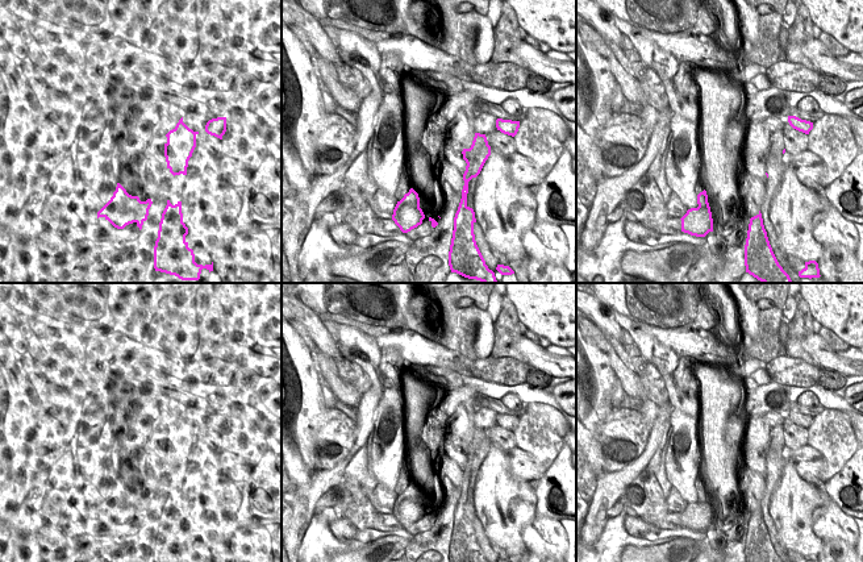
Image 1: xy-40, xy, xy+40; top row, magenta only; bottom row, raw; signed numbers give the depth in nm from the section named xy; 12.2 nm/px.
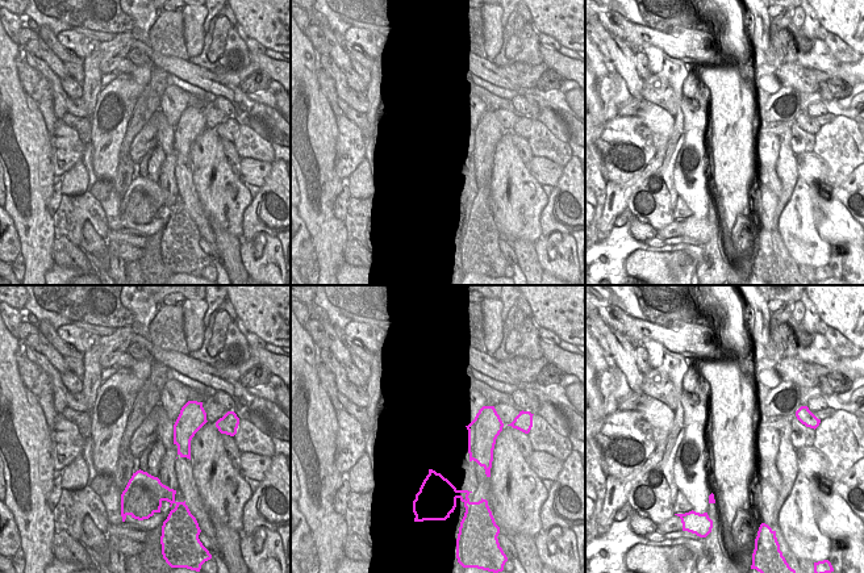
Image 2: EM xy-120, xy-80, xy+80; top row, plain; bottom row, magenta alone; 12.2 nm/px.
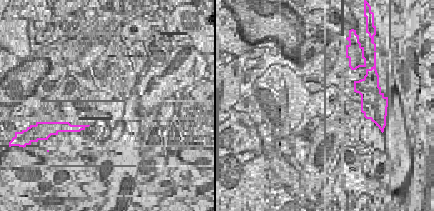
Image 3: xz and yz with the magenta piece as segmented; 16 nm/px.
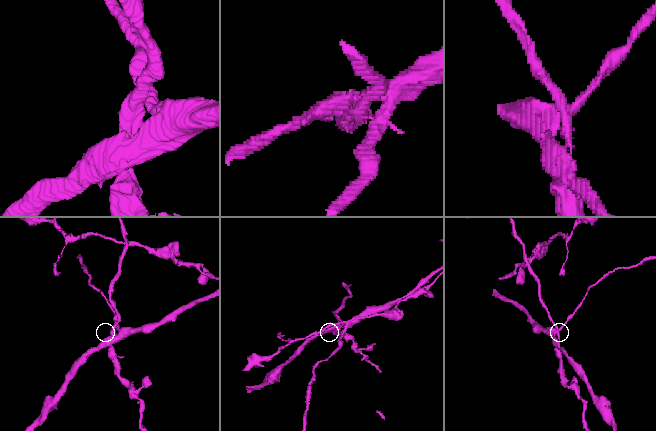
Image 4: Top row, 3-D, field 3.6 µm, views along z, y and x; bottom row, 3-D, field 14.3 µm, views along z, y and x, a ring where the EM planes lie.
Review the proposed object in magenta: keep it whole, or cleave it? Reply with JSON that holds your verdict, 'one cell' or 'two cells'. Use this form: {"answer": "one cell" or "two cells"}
{"answer": "two cells"}

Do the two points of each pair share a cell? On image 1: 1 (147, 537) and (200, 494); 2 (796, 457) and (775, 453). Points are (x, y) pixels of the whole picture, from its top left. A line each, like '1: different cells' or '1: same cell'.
1: different cells
2: different cells

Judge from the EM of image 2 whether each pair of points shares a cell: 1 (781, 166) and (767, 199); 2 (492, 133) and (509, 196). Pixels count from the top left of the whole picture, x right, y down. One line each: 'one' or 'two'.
1: one
2: two

